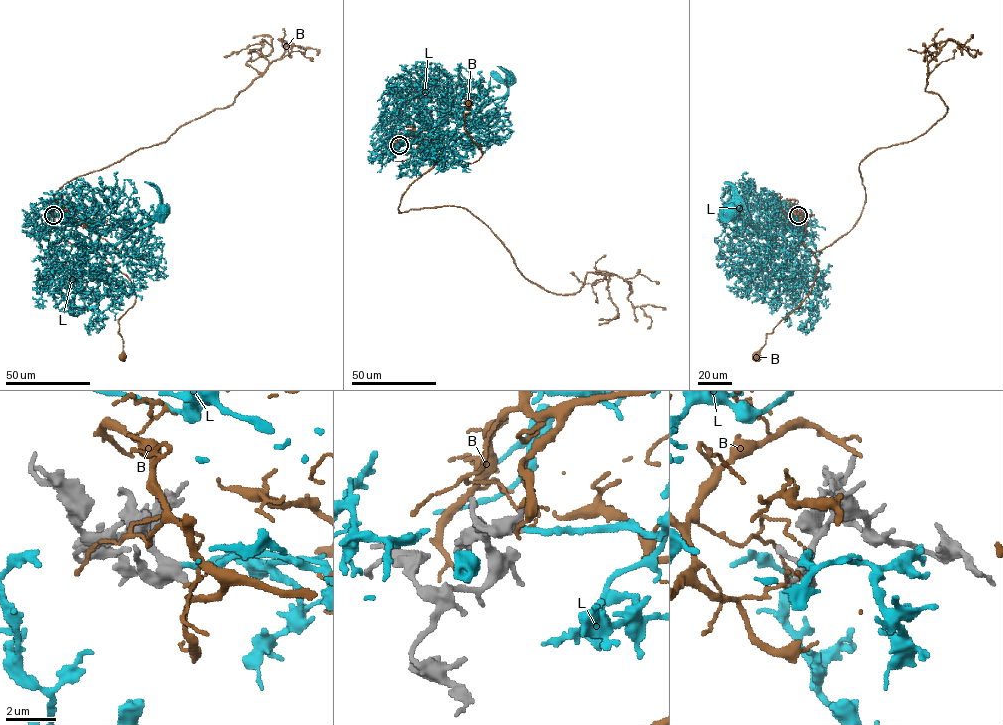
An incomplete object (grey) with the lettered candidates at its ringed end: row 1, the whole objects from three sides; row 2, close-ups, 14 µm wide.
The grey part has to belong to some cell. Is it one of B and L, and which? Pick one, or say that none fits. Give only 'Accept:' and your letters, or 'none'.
Accept: L

